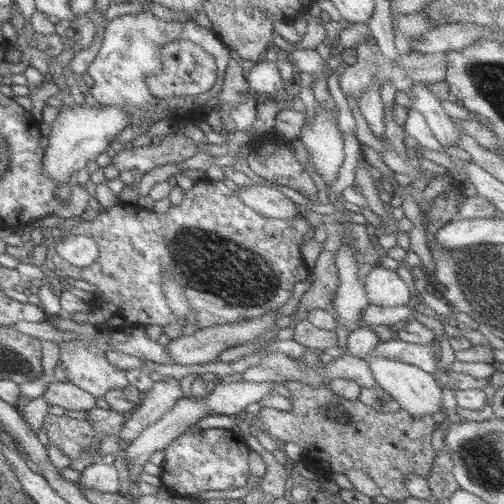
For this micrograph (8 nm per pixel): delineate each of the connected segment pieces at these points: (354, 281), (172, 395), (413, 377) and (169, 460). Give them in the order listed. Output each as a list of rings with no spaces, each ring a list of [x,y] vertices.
[[[345,244],[339,245],[333,261],[335,261],[338,284],[332,298],[332,308],[337,314],[337,323],[343,326],[347,333],[353,333],[363,327],[361,312],[368,305],[363,283],[357,278],[359,265],[353,258],[351,248]]]
[[[164,377],[161,381],[155,381],[151,388],[143,392],[140,403],[134,408],[129,418],[124,419],[117,437],[125,442],[133,440],[181,397],[179,383],[175,378]]]
[[[379,355],[370,356],[366,361],[376,386],[395,399],[400,409],[408,415],[413,418],[422,417],[438,412],[441,408],[441,386],[433,379],[432,374],[423,372],[415,365],[411,366],[404,362],[389,360]]]
[[[208,428],[202,432],[185,431],[175,437],[165,448],[164,459],[159,466],[159,481],[156,483],[165,487],[172,496],[189,498],[192,494],[201,490],[229,490],[244,488],[246,480],[250,476],[247,468],[248,448],[242,439],[237,438],[233,431],[228,429]]]

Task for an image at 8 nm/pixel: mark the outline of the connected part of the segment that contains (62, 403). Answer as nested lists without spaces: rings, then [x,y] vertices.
[[[51,380],[42,396],[50,406],[59,406],[64,410],[87,411],[95,407],[95,397],[84,390],[66,382]]]

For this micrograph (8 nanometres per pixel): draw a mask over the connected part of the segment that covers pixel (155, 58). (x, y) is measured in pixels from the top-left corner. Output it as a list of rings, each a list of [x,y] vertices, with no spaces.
[[[142,11],[138,14],[123,14],[113,19],[106,21],[104,28],[102,29],[101,44],[93,60],[86,64],[84,68],[85,74],[93,80],[93,87],[89,88],[88,92],[93,97],[96,103],[103,106],[116,106],[122,108],[130,114],[130,124],[128,126],[139,126],[144,124],[149,118],[151,120],[163,120],[171,119],[171,108],[175,107],[174,102],[159,102],[149,91],[145,84],[145,78],[156,74],[160,71],[160,48],[168,42],[181,39],[189,40],[193,44],[201,47],[216,64],[216,79],[212,84],[212,87],[201,95],[197,100],[193,99],[189,101],[189,105],[192,106],[193,110],[204,108],[204,104],[215,95],[218,94],[222,85],[222,78],[224,70],[229,60],[229,57],[233,56],[231,51],[218,39],[218,36],[212,31],[207,30],[195,23],[193,20],[185,21],[184,23],[179,21],[166,21],[156,16],[153,16],[150,12]]]

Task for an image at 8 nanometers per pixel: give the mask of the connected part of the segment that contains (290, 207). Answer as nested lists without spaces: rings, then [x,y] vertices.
[[[253,183],[249,187],[237,189],[238,193],[234,194],[237,200],[259,215],[283,221],[300,216],[297,206],[275,188]]]

